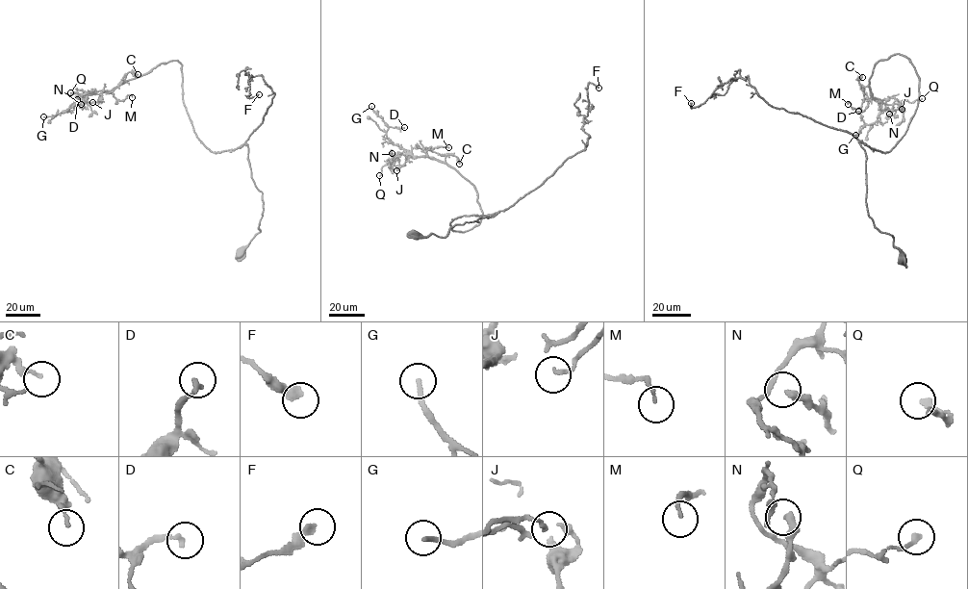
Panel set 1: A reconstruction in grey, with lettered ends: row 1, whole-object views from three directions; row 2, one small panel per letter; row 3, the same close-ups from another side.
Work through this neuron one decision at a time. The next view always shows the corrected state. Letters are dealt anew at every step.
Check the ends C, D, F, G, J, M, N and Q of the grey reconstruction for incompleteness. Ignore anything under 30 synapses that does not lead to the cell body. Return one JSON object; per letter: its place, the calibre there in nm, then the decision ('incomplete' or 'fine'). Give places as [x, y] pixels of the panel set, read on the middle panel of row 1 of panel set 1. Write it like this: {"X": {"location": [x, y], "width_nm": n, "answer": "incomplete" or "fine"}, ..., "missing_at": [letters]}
{"C": {"location": [459, 164], "width_nm": 130, "answer": "fine"}, "D": {"location": [404, 127], "width_nm": 200, "answer": "fine"}, "F": {"location": [598, 88], "width_nm": 360, "answer": "fine"}, "G": {"location": [371, 106], "width_nm": 200, "answer": "fine"}, "J": {"location": [396, 170], "width_nm": 140, "answer": "fine"}, "M": {"location": [448, 147], "width_nm": 120, "answer": "fine"}, "N": {"location": [392, 153], "width_nm": 200, "answer": "fine"}, "Q": {"location": [379, 175], "width_nm": 240, "answer": "fine"}, "missing_at": []}

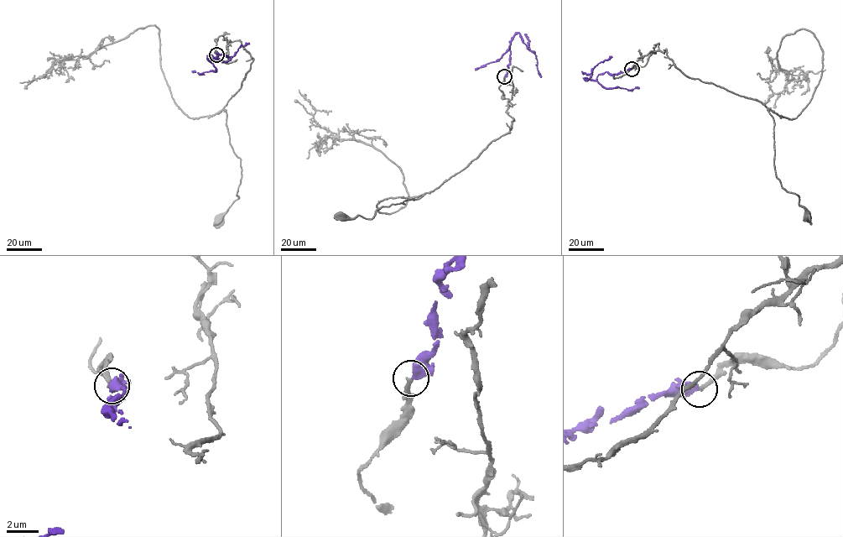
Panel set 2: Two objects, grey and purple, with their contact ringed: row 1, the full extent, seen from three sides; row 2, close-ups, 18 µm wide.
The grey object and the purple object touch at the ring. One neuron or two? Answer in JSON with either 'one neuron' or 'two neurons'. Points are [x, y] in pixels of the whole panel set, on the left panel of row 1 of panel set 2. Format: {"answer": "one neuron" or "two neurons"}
{"answer": "one neuron"}

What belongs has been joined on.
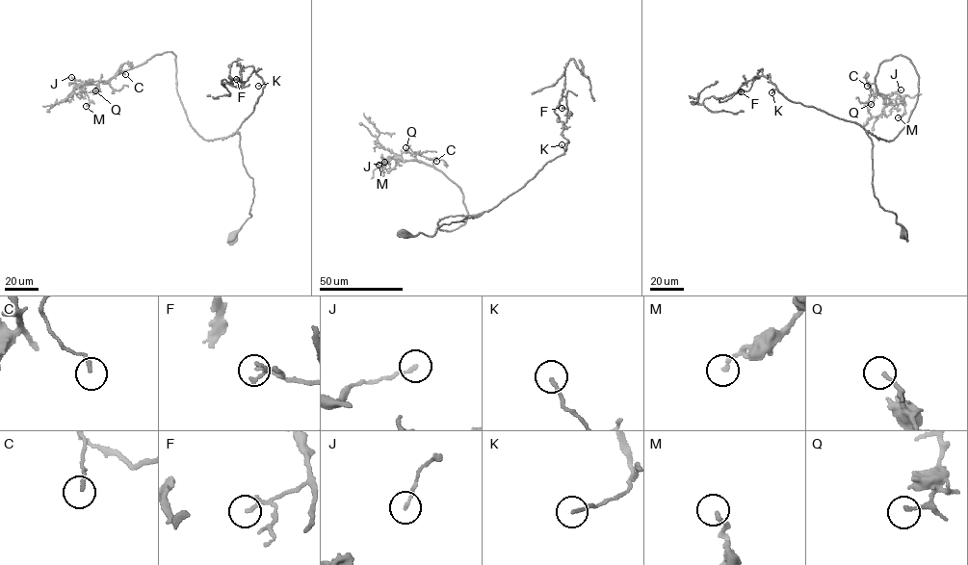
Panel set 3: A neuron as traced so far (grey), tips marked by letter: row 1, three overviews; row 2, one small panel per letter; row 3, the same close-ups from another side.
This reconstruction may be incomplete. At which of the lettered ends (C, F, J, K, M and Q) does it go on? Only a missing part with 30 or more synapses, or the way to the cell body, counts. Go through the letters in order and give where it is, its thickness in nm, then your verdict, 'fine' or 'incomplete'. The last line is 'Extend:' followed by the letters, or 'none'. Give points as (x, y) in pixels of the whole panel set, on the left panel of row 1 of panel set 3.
C: (125, 74) | 140 nm | fine
F: (236, 79) | 170 nm | fine
J: (71, 77) | 150 nm | fine
K: (258, 86) | 140 nm | fine
M: (86, 106) | 180 nm | fine
Q: (95, 90) | 150 nm | fine
Extend: none

